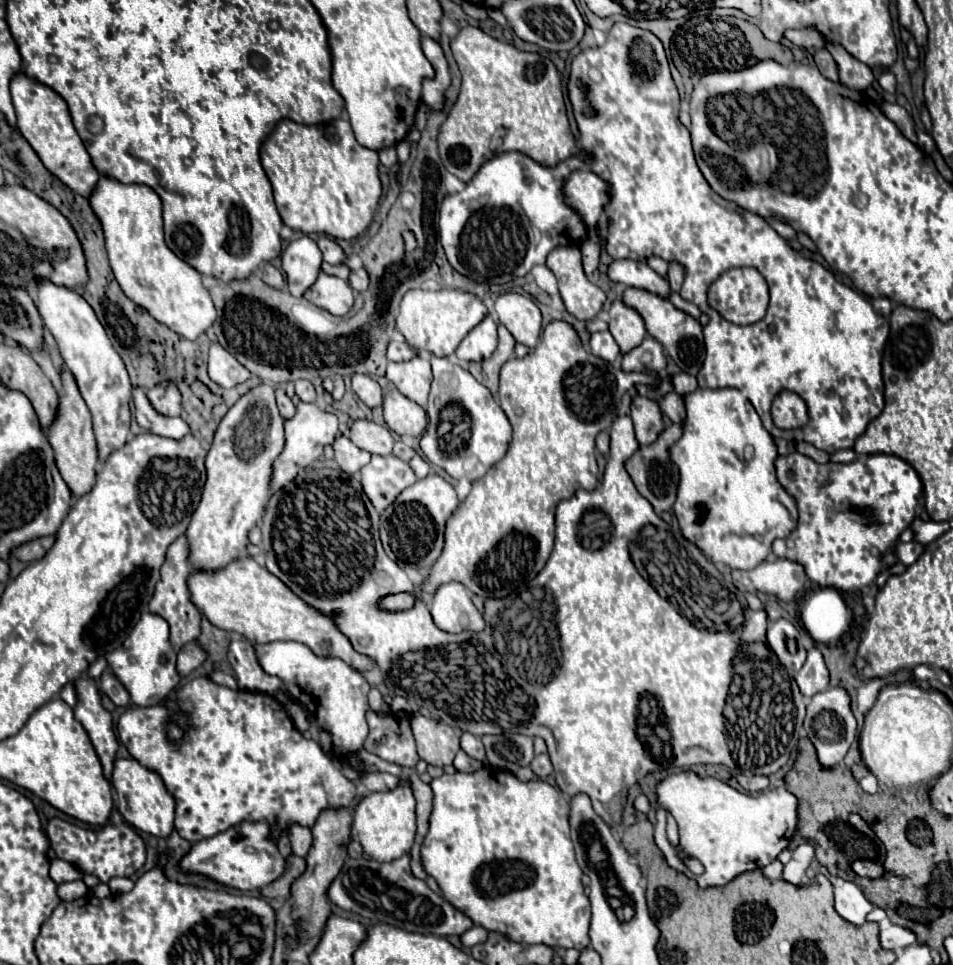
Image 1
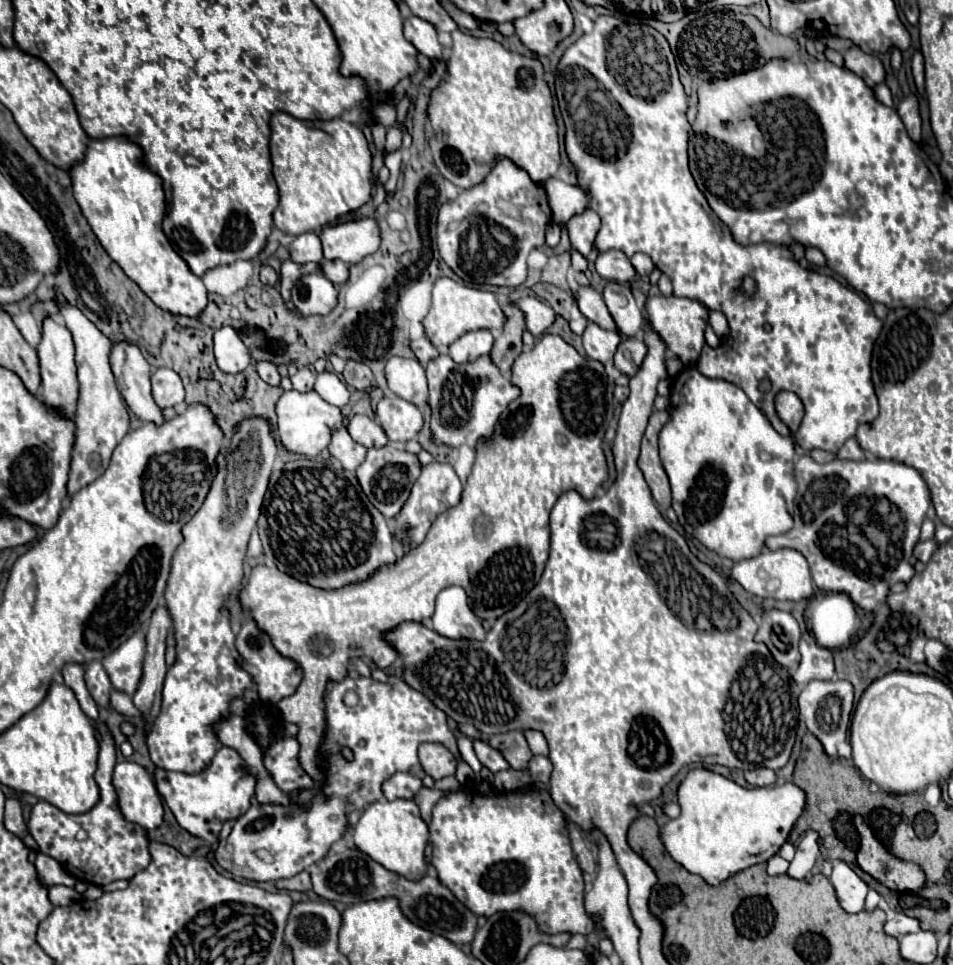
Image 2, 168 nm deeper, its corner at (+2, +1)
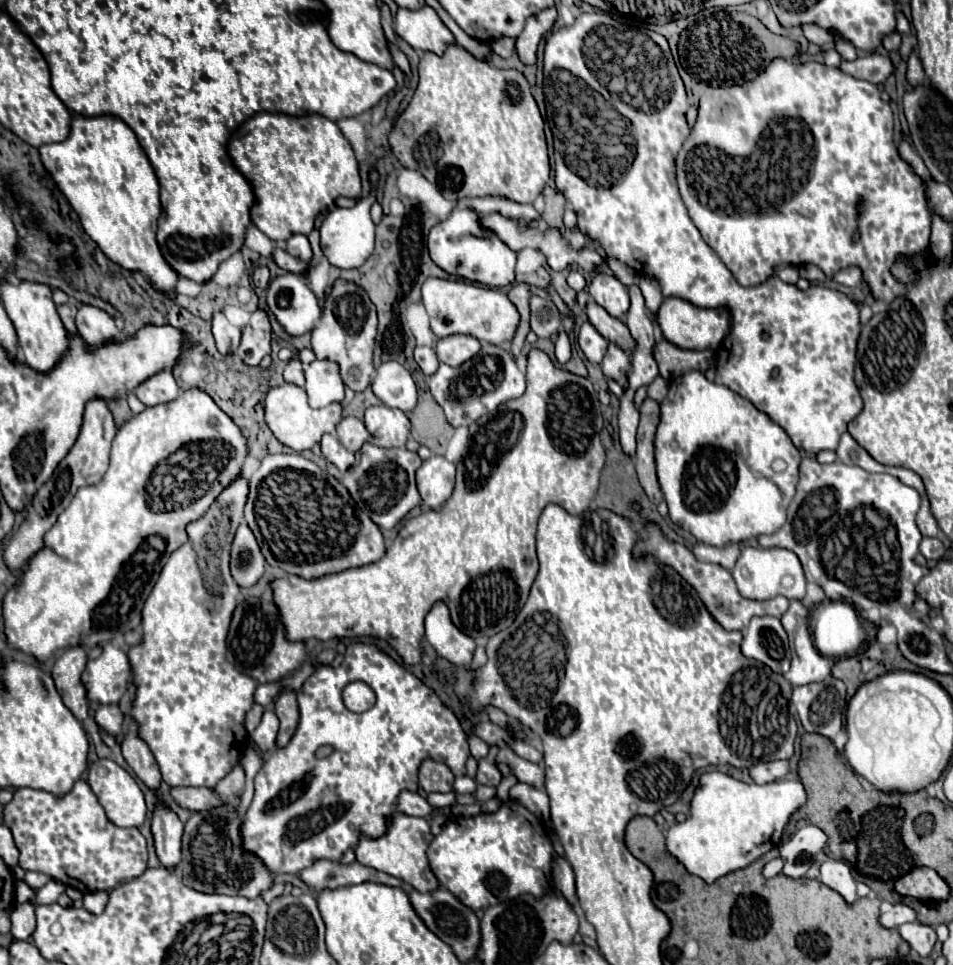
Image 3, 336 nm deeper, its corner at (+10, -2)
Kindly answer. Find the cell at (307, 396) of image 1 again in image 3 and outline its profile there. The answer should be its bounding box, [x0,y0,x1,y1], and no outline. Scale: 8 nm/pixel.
[285,358,305,386]

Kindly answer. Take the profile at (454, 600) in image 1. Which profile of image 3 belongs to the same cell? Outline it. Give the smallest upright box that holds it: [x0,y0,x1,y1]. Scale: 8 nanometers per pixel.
[425,600,475,666]

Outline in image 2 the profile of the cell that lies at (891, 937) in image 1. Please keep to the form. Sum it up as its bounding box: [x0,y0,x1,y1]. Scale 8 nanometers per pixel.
[885,911,919,937]

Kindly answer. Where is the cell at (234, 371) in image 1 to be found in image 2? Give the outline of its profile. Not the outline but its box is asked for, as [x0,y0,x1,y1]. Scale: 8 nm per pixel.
[215,327,251,373]

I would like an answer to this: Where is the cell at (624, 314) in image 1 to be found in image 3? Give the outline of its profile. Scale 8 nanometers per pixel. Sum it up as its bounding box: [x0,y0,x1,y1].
[589,274,629,320]

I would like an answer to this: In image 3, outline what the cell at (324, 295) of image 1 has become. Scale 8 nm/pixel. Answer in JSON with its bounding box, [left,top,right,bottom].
[267,272,321,336]

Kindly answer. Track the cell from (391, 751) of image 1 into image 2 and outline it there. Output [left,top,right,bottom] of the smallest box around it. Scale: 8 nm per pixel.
[215,675,461,881]

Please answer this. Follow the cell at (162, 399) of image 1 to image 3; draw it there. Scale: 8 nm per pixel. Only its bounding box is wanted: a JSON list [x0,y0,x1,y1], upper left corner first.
[133,370,181,406]

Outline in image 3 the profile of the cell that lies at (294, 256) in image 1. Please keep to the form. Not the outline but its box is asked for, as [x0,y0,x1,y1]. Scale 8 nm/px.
[287,234,313,260]

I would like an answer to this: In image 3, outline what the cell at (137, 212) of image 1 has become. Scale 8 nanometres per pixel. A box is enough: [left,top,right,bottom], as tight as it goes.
[39,114,179,300]

